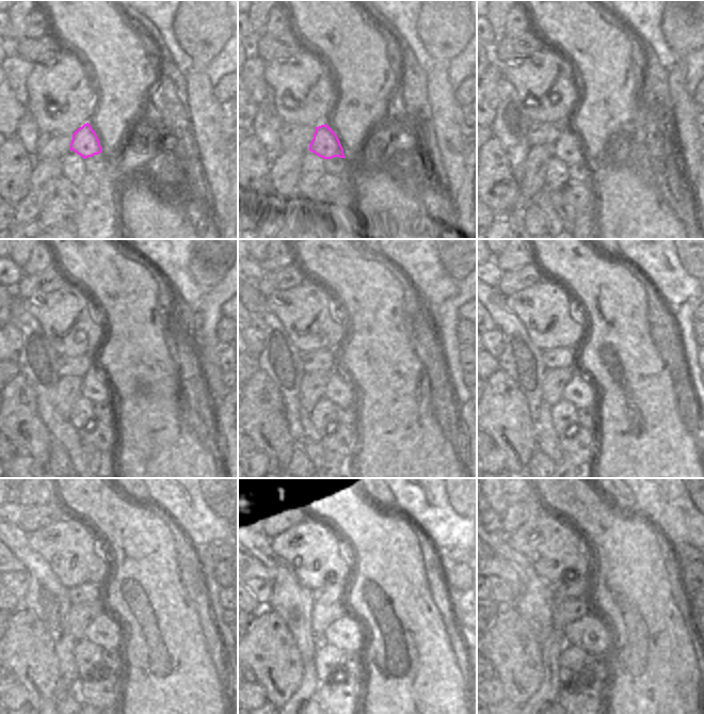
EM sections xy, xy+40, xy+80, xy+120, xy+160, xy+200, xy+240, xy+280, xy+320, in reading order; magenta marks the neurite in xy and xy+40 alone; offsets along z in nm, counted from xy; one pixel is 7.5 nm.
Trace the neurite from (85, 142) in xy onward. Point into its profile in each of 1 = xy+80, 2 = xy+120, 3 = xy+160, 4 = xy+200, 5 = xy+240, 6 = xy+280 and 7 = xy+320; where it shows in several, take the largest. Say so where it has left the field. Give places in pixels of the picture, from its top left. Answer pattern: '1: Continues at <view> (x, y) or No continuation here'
1: Continues at xy+80 (569, 147)
2: Continues at xy+120 (95, 386)
3: Continues at xy+160 (338, 385)
4: Continues at xy+200 (579, 384)
5: Continues at xy+240 (98, 628)
6: Continues at xy+280 (345, 623)
7: Continues at xy+320 (585, 623).

